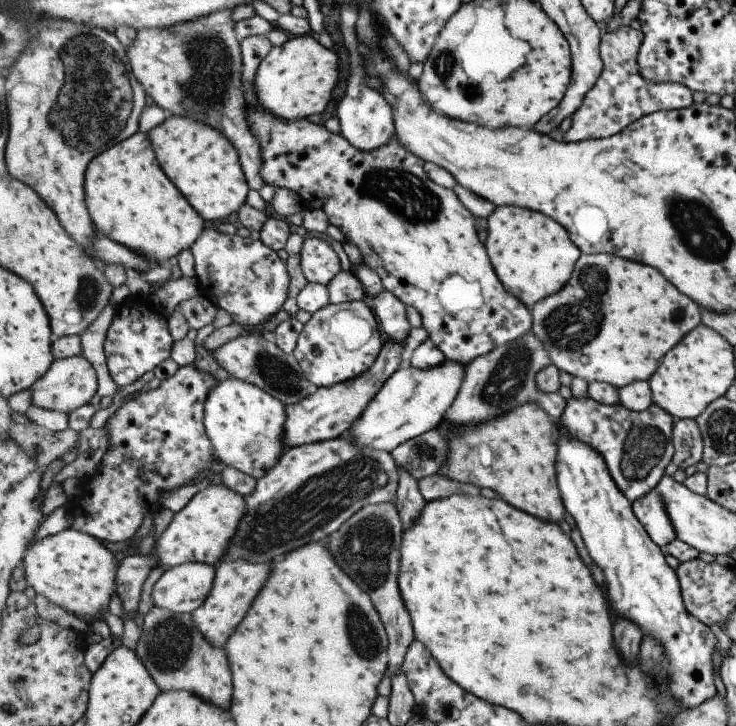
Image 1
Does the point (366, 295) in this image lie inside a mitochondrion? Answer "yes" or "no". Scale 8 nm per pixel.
no

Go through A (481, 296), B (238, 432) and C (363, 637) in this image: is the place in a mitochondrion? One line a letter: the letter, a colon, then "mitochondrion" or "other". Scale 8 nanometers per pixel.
A: other
B: other
C: mitochondrion

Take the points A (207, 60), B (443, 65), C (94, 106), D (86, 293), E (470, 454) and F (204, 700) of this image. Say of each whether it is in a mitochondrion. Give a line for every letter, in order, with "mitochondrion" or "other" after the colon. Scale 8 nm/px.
A: mitochondrion
B: mitochondrion
C: mitochondrion
D: mitochondrion
E: mitochondrion
F: other

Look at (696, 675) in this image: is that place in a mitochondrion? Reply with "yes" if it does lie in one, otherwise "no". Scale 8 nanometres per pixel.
no

